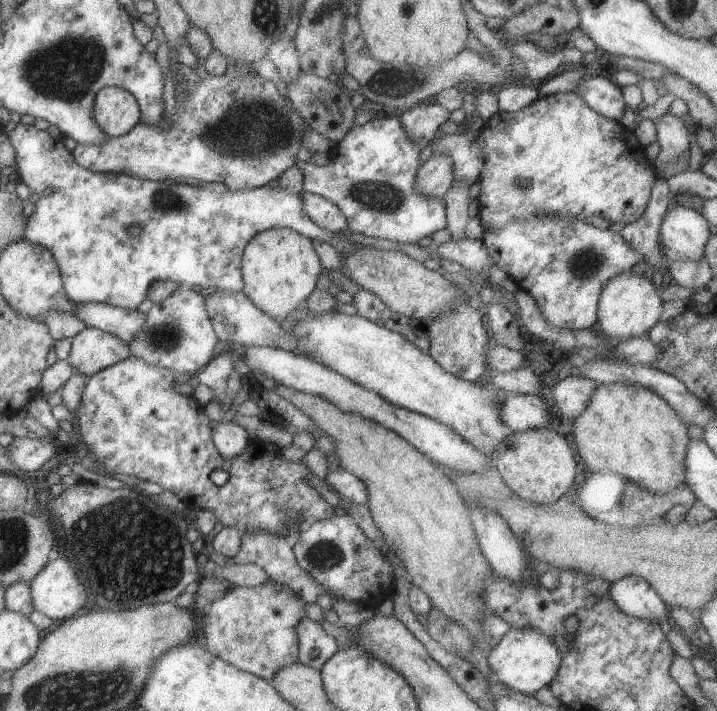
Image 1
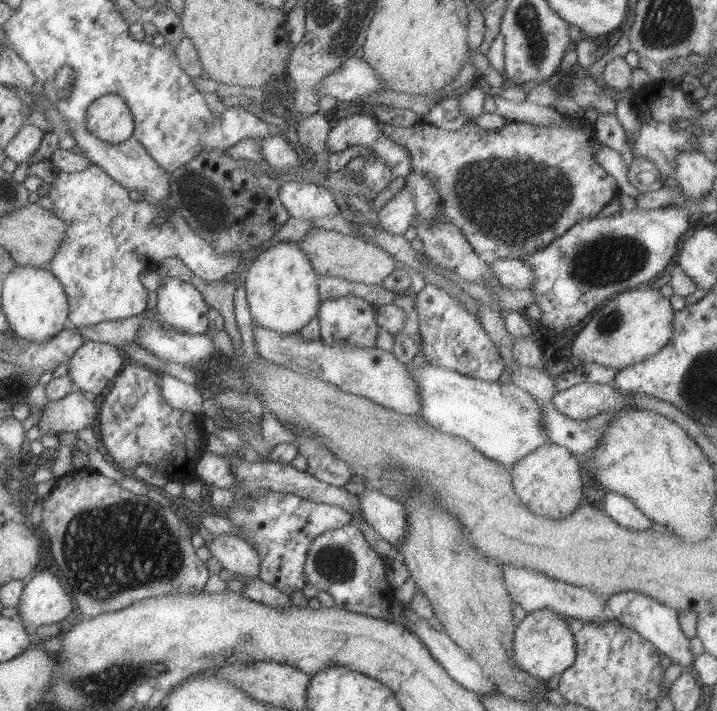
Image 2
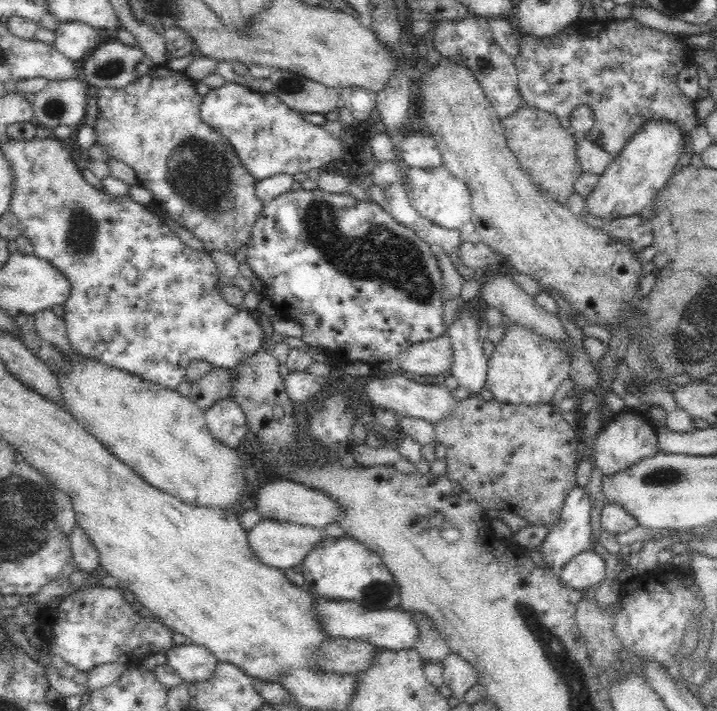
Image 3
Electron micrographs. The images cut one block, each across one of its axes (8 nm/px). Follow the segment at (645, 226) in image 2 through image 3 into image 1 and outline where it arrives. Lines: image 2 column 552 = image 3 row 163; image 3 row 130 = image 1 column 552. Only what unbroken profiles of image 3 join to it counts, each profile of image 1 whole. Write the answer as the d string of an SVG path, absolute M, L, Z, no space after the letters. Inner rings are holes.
M537 218L535 222L513 220L499 230L485 230L485 248L495 266L509 272L527 292L543 316L543 326L567 330L591 328L597 322L597 304L603 286L621 274L631 272L645 258L633 250L619 232L599 230L579 220Z

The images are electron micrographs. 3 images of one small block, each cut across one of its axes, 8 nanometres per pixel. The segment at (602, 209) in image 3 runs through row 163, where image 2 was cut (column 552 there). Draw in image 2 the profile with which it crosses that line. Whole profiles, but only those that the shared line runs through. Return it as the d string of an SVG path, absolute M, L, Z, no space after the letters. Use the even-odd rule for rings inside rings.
M549 610L529 612L513 630L513 642L511 642L513 664L521 672L525 672L525 676L531 676L541 684L549 682L557 674L563 676L563 672L573 664L575 656L577 656L577 650L575 650L571 628L567 628L563 616L557 616Z

